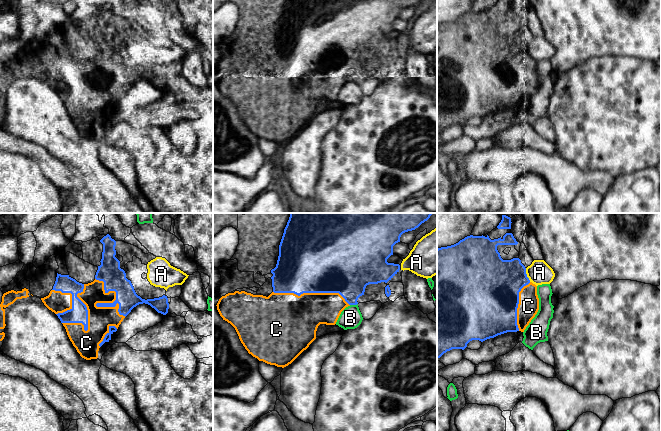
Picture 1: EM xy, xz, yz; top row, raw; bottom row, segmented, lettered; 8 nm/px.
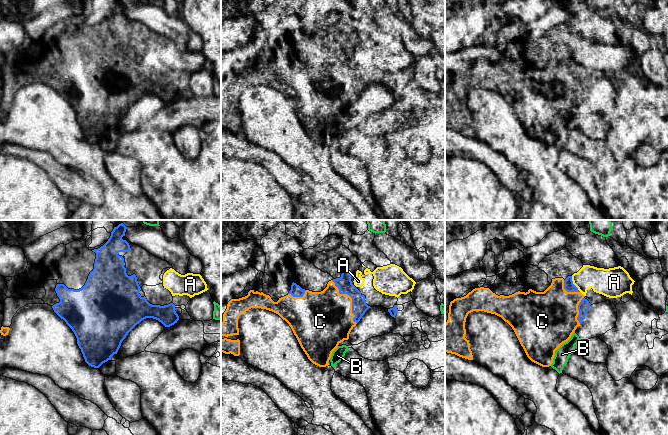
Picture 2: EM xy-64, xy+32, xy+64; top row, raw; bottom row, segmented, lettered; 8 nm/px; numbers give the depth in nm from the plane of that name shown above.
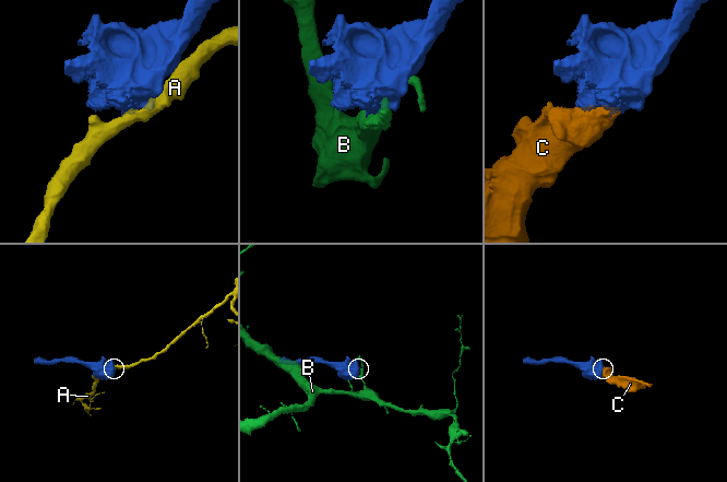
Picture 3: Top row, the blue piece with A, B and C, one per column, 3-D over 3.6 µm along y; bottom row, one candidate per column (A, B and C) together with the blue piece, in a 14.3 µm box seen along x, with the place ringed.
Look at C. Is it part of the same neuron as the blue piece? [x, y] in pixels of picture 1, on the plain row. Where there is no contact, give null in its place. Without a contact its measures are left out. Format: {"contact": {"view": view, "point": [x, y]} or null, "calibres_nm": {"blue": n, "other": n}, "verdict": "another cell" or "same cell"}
{"contact": {"view": "xy", "point": [103, 79]}, "calibres_nm": {"blue": 190, "other": 190}, "verdict": "same cell"}

